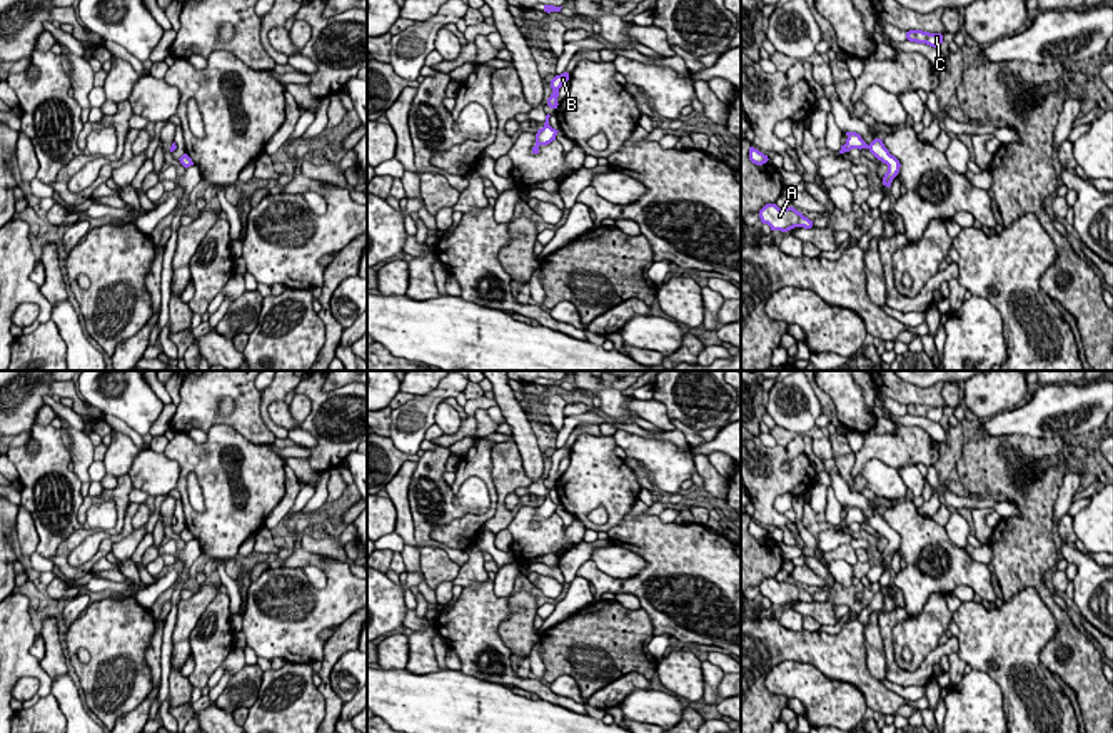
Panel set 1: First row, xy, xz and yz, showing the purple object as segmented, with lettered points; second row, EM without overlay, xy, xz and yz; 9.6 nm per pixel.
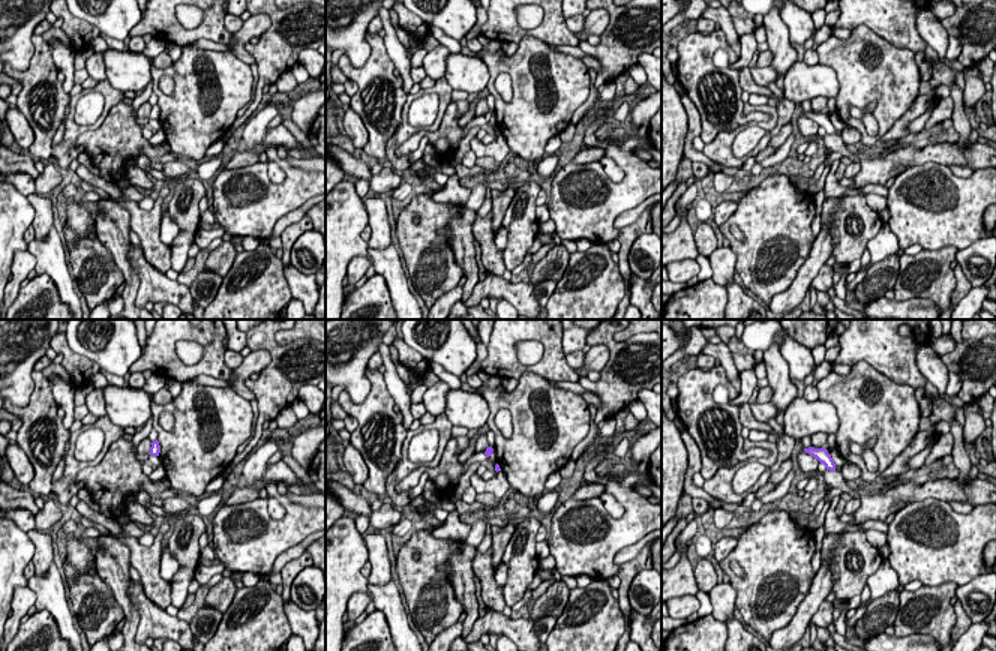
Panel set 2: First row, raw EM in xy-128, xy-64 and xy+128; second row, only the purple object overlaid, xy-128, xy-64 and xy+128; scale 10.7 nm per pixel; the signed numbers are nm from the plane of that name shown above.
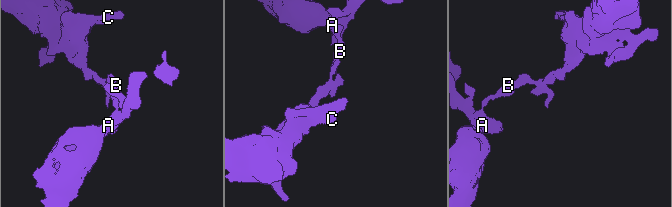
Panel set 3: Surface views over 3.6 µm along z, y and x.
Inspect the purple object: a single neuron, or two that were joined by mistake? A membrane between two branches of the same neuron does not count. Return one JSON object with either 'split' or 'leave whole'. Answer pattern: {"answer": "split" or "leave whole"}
{"answer": "split"}

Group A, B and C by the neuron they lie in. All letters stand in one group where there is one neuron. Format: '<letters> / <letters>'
A B / C

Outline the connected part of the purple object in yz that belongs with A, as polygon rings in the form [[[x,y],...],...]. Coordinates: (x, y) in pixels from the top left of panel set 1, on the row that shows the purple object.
[[[766,204],[759,210],[759,219],[763,224],[768,224],[771,230],[788,232],[794,227],[811,229],[813,220],[804,217],[794,207],[779,209],[776,204]]]

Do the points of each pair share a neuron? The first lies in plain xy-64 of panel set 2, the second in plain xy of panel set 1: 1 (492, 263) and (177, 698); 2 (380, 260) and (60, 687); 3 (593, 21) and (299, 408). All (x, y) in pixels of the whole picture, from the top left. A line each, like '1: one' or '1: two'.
1: one
2: one
3: one

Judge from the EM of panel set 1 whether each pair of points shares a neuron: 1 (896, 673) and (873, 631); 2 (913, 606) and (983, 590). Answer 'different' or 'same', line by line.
1: different
2: same

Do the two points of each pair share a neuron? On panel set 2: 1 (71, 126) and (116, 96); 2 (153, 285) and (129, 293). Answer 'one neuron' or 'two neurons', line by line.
1: one neuron
2: two neurons

